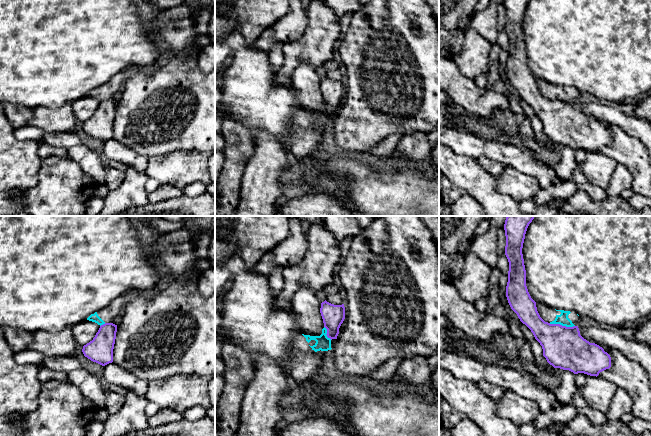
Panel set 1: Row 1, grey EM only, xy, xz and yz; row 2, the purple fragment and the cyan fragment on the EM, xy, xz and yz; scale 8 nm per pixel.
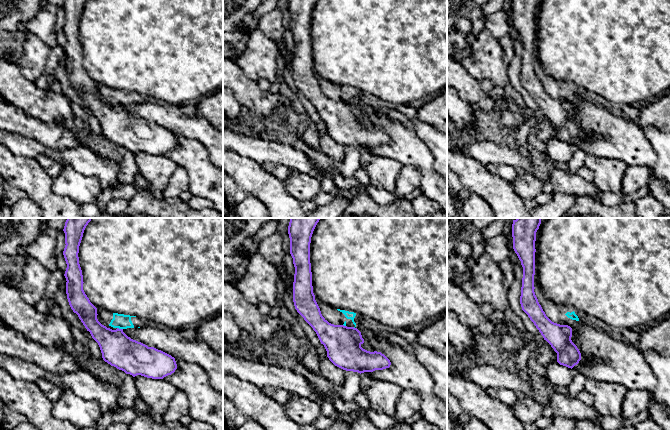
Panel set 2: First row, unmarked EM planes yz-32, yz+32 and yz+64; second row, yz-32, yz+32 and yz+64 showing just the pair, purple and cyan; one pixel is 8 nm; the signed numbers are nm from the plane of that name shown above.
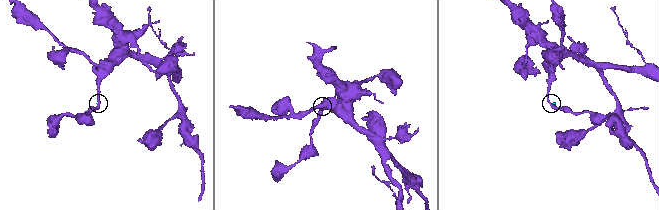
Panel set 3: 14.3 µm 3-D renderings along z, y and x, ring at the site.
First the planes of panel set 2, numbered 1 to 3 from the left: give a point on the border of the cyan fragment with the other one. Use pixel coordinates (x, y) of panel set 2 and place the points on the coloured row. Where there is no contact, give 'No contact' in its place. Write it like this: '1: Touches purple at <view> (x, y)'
1: Touches purple at yz-32 (120, 329)
2: Touches purple at yz+32 (343, 325)
3: No contact

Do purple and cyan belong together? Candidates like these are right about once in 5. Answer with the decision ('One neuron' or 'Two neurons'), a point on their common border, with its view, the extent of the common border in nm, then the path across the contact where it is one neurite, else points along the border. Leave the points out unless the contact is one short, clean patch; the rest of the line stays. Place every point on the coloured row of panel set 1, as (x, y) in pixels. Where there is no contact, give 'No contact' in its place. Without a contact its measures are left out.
Two neurons. Touches purple at yz (561, 325). Shared border 200 nm. Boundary: yz (549, 323), (574, 326)

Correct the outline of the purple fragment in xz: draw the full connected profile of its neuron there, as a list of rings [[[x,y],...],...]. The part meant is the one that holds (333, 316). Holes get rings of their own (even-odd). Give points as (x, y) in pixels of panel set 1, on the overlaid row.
[[[325,300],[321,303],[320,313],[327,329],[327,337],[331,340],[337,339],[339,328],[345,319],[344,304],[334,305]]]

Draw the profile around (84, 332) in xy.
[[[85,320],[71,327],[74,338],[78,345],[84,346],[93,340],[100,325],[95,322]]]

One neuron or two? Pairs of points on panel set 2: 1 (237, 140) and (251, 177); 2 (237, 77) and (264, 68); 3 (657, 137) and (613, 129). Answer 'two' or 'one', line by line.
1: two
2: two
3: two

